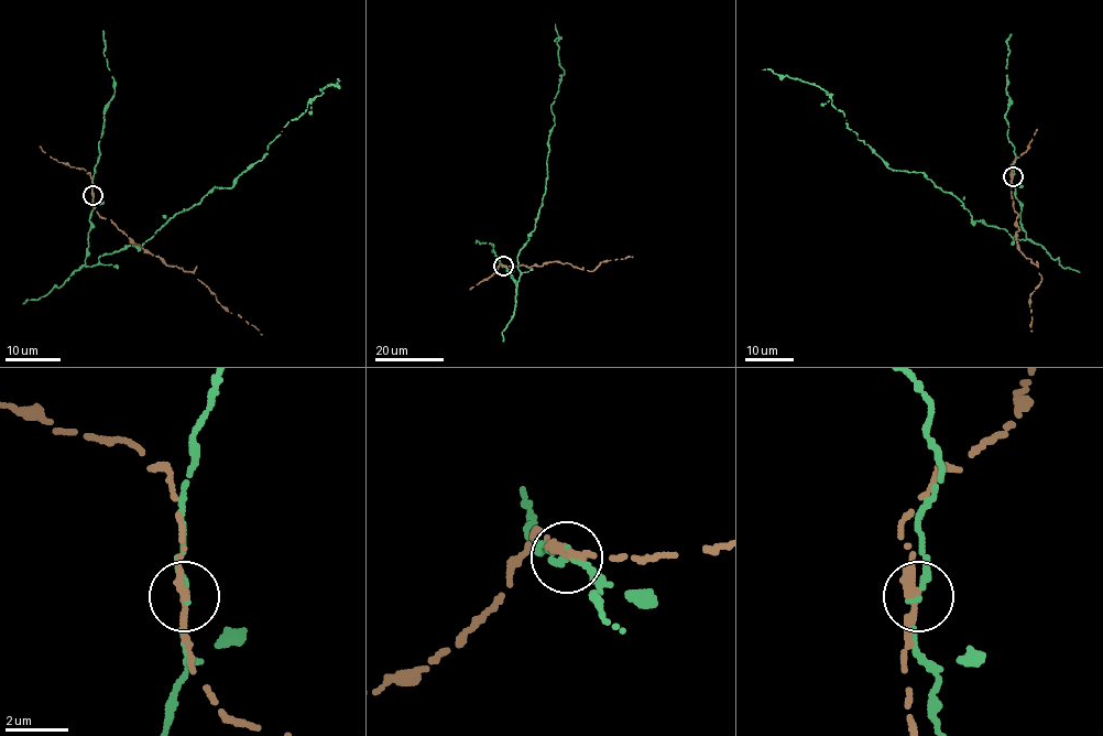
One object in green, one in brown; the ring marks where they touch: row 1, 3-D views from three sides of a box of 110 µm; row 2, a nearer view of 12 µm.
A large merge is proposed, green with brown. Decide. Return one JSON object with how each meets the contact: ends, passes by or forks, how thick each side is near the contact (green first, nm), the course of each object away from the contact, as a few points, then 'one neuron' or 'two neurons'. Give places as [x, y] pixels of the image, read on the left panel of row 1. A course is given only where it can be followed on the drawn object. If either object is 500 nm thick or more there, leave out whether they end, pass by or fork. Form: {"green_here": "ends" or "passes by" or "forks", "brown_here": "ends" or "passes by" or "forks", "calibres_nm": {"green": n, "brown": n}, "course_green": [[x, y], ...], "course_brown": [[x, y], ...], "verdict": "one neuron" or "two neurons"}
{"green_here": "passes by", "brown_here": "ends", "calibres_nm": {"green": 150, "brown": 400}, "course_green": [[94, 196], [86, 267], [140, 247], [214, 187], [232, 186], [320, 89], [339, 80]], "course_brown": [[94, 196], [94, 208], [102, 217], [170, 267], [192, 271], [219, 303], [262, 334]], "verdict": "two neurons"}

